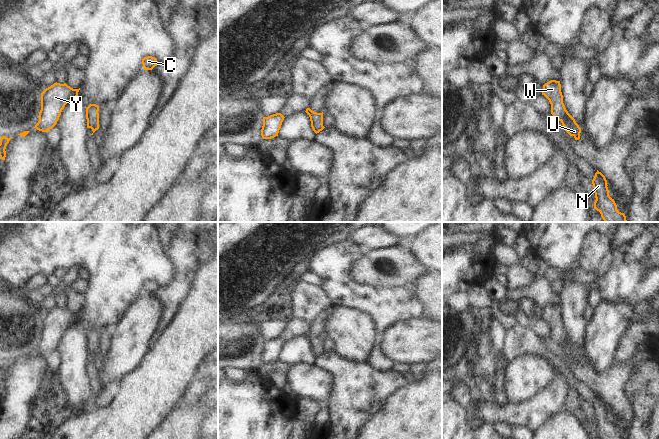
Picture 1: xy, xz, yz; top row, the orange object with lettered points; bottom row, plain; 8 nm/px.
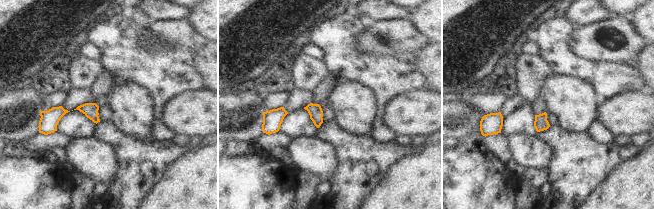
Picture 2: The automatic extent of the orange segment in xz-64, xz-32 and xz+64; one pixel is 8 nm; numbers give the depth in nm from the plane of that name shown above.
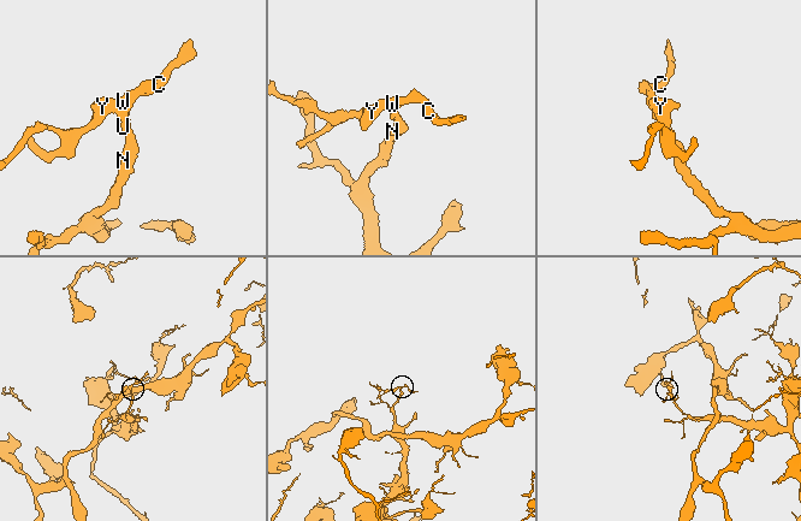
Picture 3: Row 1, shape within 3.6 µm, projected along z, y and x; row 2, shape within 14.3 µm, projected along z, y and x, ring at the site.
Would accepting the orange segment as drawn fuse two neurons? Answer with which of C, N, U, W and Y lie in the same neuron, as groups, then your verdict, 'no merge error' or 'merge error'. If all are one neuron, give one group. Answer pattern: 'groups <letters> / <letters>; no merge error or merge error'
groups C N U W Y; no merge error

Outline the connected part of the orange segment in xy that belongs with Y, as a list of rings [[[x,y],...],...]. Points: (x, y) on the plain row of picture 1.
[[[54,307],[41,317],[41,334],[39,345],[35,349],[39,355],[47,356],[52,353],[59,344],[65,329],[78,320],[79,313],[73,313],[66,307]]]

